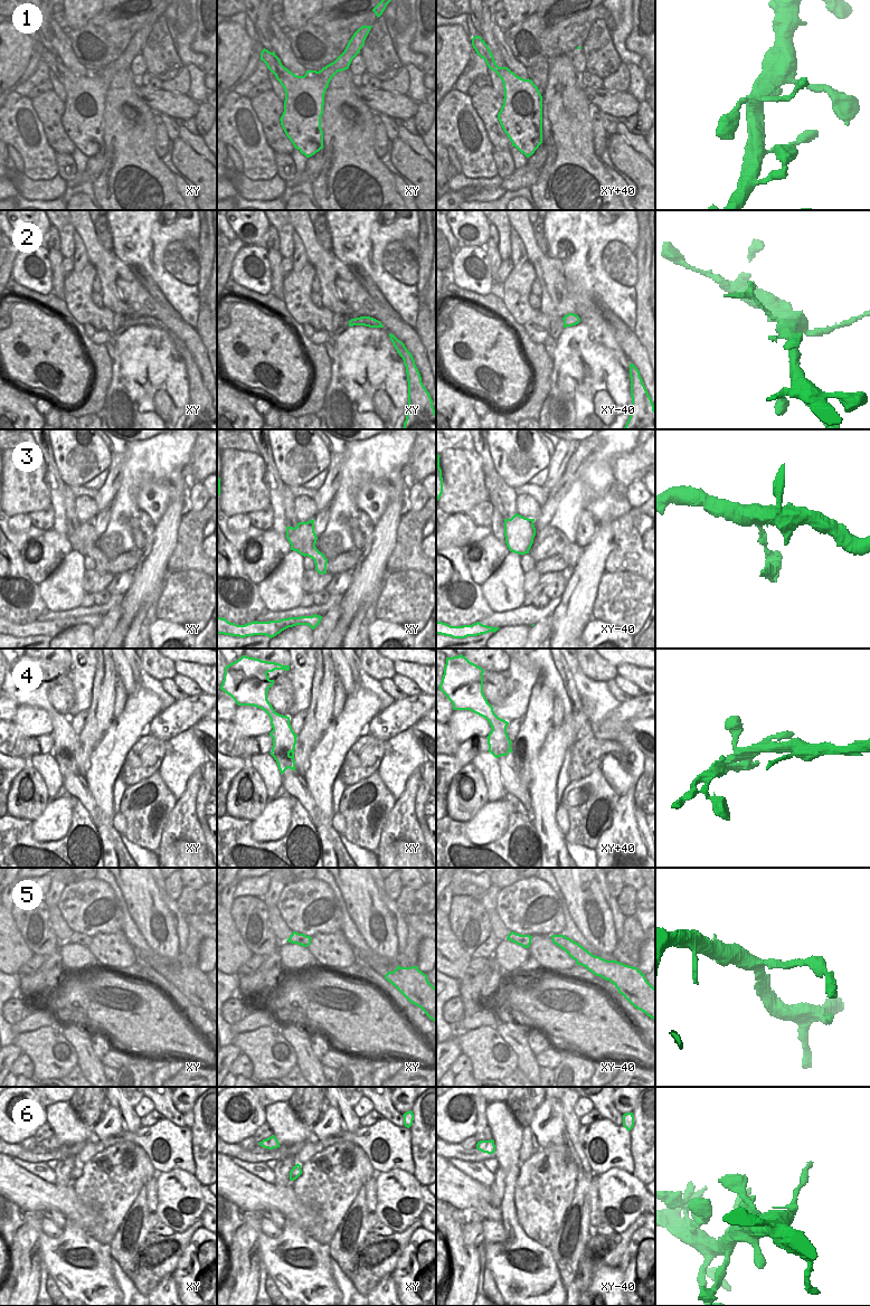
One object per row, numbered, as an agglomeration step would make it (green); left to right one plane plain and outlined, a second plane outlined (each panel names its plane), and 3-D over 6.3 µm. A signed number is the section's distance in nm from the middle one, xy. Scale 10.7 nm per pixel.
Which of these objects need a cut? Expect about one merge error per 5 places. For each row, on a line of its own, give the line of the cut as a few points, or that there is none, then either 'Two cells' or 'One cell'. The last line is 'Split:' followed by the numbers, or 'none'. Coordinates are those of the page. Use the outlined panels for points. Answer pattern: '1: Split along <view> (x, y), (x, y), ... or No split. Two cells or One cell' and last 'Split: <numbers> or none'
1: No split. One cell
2: No split. One cell
3: No split. One cell
4: Split along xy+40 (494, 713), (494, 717), (488, 720). Two cells
5: No split. One cell
6: No split. One cell
Split: 4

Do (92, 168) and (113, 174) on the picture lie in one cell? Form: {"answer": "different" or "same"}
{"answer": "different"}

